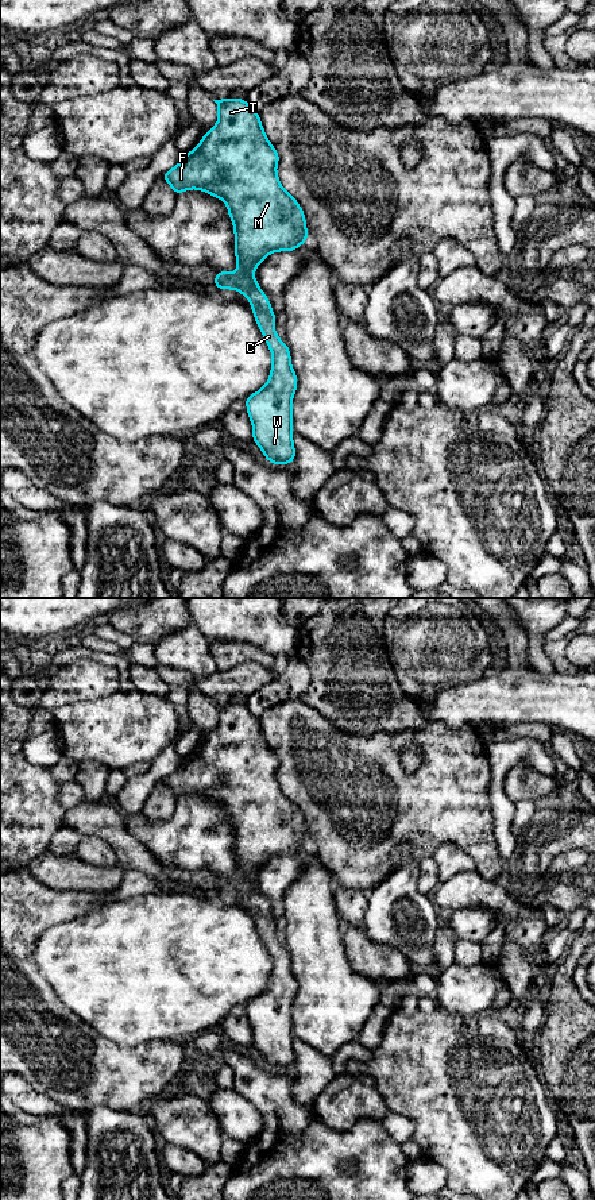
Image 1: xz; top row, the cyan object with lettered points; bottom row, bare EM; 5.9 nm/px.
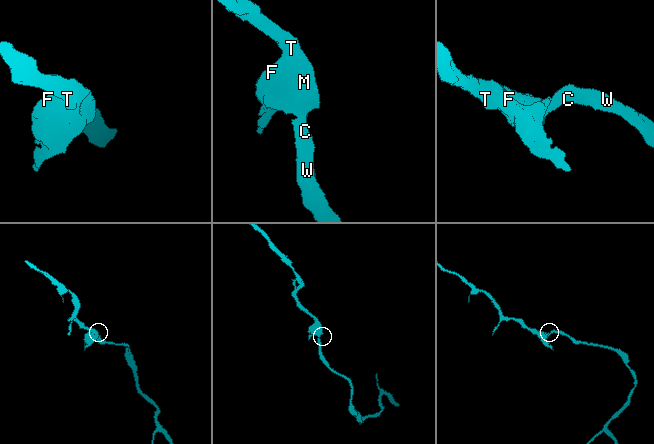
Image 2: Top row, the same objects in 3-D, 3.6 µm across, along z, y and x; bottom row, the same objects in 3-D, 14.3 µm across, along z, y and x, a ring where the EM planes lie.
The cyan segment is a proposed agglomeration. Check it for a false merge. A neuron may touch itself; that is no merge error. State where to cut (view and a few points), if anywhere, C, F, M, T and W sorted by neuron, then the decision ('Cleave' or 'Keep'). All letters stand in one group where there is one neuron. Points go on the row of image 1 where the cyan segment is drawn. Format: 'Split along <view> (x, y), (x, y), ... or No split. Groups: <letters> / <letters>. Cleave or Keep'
No split. Groups: C F M T W. Keep

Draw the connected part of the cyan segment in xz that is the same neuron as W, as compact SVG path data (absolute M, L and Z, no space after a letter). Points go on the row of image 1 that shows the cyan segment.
M244 99L213 100L219 107L219 120L200 144L183 155L181 163L163 173L166 182L181 194L186 189L201 189L221 198L228 207L235 228L235 255L237 271L217 271L213 285L219 289L236 289L251 301L258 327L270 347L273 366L268 382L246 398L247 412L252 422L252 440L266 459L274 464L291 463L295 459L293 445L291 401L297 389L297 375L291 367L290 350L274 331L277 319L267 294L254 278L258 265L271 252L294 251L308 240L306 221L302 208L281 185L277 175L279 155L268 142L260 123L259 112L250 108Z

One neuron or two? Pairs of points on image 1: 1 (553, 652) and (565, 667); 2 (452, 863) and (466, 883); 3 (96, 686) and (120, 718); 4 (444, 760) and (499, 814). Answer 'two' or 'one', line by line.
1: one
2: two
3: two
4: two

